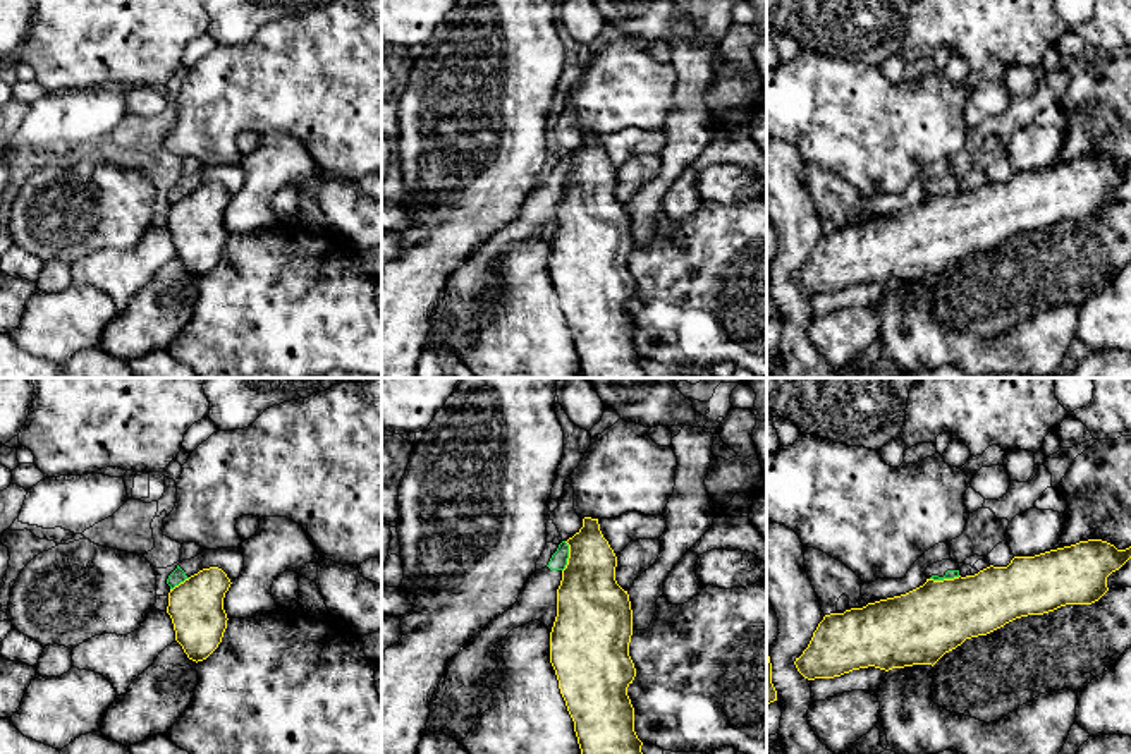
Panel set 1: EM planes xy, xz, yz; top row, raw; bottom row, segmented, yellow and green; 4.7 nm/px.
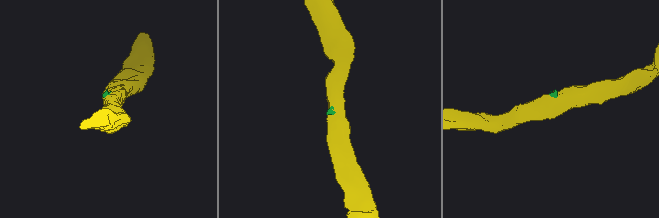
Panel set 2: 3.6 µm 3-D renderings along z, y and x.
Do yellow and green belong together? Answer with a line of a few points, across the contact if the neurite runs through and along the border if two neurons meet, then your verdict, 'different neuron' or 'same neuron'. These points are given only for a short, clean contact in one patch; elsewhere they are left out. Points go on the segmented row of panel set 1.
xz (566, 541), (568, 564), (562, 571) | different neuron

